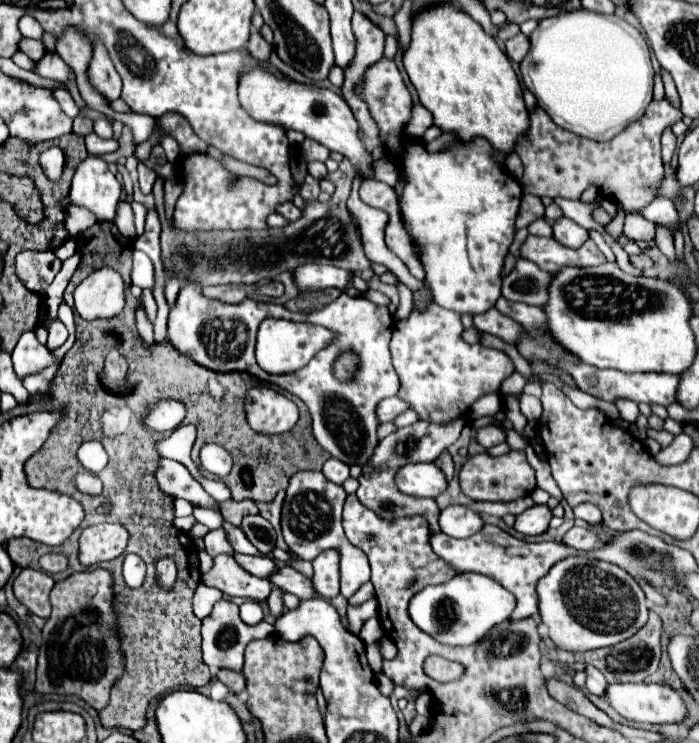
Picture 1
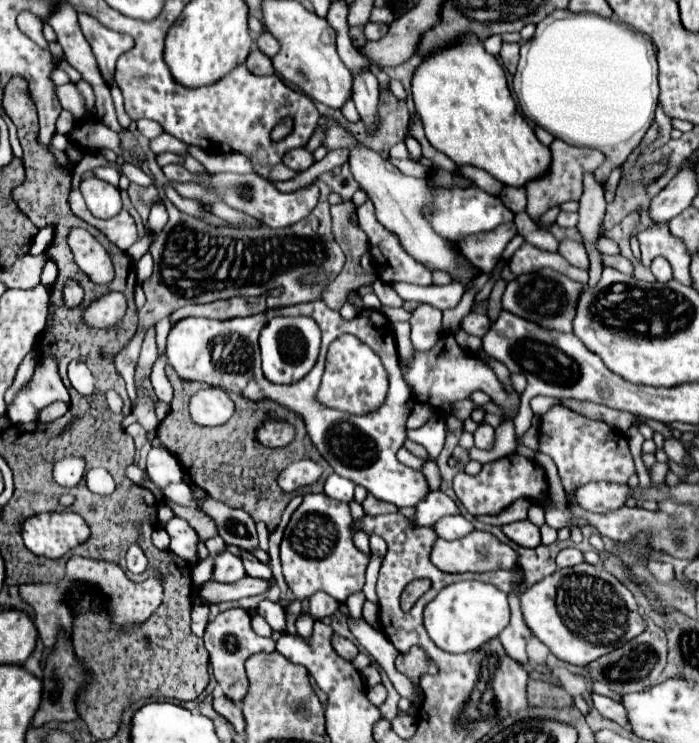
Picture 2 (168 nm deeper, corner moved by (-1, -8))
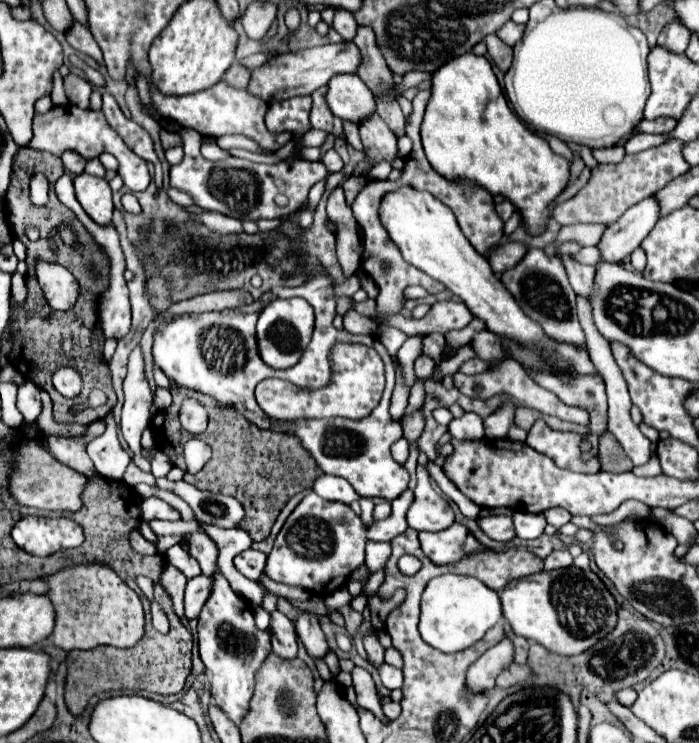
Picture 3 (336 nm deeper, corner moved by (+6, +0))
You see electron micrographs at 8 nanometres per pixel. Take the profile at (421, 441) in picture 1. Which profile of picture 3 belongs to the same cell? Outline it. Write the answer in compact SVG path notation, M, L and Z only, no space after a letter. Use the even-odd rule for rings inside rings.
M400 438L398 442L392 444L392 456L400 464L406 462L406 458L408 458L408 440L406 438Z

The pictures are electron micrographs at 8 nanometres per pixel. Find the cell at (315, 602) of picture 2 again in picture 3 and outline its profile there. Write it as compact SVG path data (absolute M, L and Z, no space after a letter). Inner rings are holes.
M304 612L298 620L296 620L296 632L298 638L302 642L302 646L306 648L306 654L316 660L316 658L324 658L328 652L328 644L326 638L318 626L318 620L314 614Z

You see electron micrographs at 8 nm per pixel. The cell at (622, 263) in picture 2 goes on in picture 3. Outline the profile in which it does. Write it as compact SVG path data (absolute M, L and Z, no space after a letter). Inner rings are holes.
M588 246L588 248L582 248L580 252L572 254L572 258L580 264L590 264L590 266L596 266L600 260L600 250L596 246Z

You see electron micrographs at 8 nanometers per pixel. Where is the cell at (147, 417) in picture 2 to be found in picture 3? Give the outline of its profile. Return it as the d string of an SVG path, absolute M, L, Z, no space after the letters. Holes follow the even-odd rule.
M92 422L88 426L88 434L82 438L58 438L58 436L50 436L46 438L46 446L52 452L52 456L56 456L56 460L60 460L62 464L68 464L72 470L84 474L86 478L96 478L100 476L92 464L92 460L88 458L84 444L88 444L90 440L94 440L96 436L100 436L104 432L104 422Z

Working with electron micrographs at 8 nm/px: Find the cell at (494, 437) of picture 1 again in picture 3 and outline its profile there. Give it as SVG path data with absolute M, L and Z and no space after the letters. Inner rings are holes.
M464 412L462 418L454 418L448 424L448 432L452 438L458 438L458 440L480 440L484 438L482 418L474 412Z

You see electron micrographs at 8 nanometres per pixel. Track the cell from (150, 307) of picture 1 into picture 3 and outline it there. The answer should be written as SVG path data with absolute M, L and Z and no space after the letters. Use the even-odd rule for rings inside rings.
M136 348L130 354L130 364L128 364L128 376L124 380L124 408L122 408L122 422L120 422L120 430L124 440L128 442L130 450L134 452L134 462L138 464L138 468L142 468L144 472L150 472L150 462L142 458L140 450L140 436L144 432L144 428L150 424L150 402L152 402L152 394L144 376L144 360L142 360L142 352L140 348Z

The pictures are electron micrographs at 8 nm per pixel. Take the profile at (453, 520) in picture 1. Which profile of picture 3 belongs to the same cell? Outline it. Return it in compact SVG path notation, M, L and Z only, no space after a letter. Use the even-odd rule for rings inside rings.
M418 466L418 486L414 490L414 502L406 514L408 528L414 530L444 530L454 524L454 510L450 504L430 486L428 472Z

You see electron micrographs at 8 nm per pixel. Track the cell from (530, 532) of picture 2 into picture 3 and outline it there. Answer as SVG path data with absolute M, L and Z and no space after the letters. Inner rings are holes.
M484 516L484 518L478 518L476 522L478 522L480 530L492 540L508 542L516 536L510 516Z

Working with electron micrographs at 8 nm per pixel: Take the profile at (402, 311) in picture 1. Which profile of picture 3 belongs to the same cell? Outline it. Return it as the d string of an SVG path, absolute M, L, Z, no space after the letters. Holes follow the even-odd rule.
M396 368L396 388L394 388L394 394L392 394L392 400L390 400L390 418L392 420L400 420L402 414L404 414L404 408L408 404L408 388L404 386L404 380L402 380L402 372L400 368Z

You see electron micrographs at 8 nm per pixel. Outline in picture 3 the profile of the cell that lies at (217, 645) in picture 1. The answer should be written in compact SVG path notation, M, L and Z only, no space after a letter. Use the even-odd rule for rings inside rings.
M220 570L212 574L212 592L198 618L198 646L200 658L210 678L214 704L234 724L240 724L240 720L248 714L252 688L256 684L254 676L260 670L260 664L264 664L264 660L268 658L268 652L272 652L272 646L270 632L256 628L250 604L230 588Z

